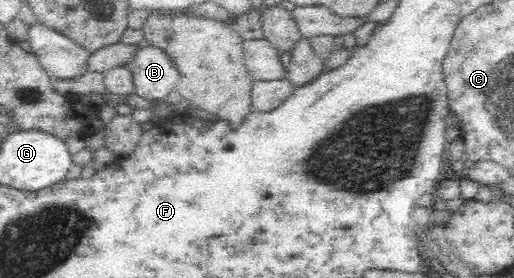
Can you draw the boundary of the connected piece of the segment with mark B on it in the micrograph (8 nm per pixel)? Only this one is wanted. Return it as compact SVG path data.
M160 47L140 49L128 68L134 76L135 93L146 99L162 99L179 85L180 70Z

